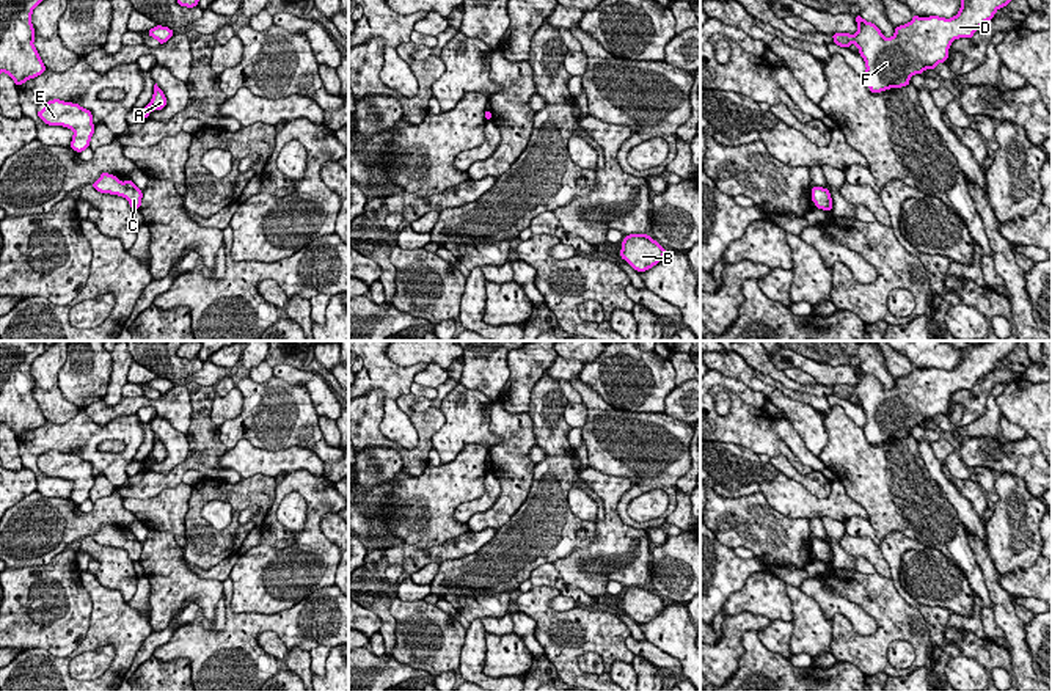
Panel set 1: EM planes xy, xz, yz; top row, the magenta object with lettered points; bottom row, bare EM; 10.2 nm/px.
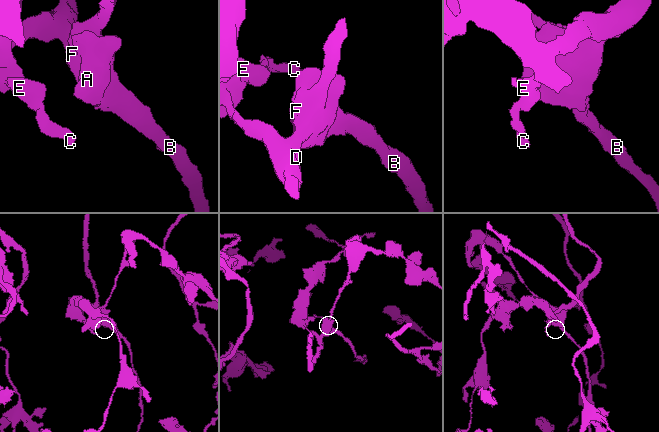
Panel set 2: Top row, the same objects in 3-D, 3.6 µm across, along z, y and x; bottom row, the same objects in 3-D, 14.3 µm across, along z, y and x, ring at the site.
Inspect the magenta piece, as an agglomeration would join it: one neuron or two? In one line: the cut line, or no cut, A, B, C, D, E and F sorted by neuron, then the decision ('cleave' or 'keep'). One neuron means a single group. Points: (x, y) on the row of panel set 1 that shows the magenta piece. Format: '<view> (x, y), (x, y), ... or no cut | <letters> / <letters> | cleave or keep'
no cut | A B C D E F | keep

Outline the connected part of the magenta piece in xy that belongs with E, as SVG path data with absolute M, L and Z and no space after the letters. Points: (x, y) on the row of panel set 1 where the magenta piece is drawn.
M60 99L47 101L46 108L36 112L49 126L63 126L74 132L71 148L77 152L89 148L94 133L93 115L79 104L63 102Z

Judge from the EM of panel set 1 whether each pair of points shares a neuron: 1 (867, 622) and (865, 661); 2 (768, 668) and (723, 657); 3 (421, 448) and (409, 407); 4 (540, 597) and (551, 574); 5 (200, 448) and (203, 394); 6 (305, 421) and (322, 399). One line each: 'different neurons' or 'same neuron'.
1: different neurons
2: different neurons
3: same neuron
4: different neurons
5: same neuron
6: different neurons

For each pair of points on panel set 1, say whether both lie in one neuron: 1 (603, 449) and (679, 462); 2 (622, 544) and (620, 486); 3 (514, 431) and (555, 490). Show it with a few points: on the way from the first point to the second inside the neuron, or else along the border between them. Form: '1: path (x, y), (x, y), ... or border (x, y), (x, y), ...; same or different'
1: path (622, 449), (652, 449), (660, 456); same
2: path (611, 530), (611, 500); same
3: border (536, 464), (526, 500); different

